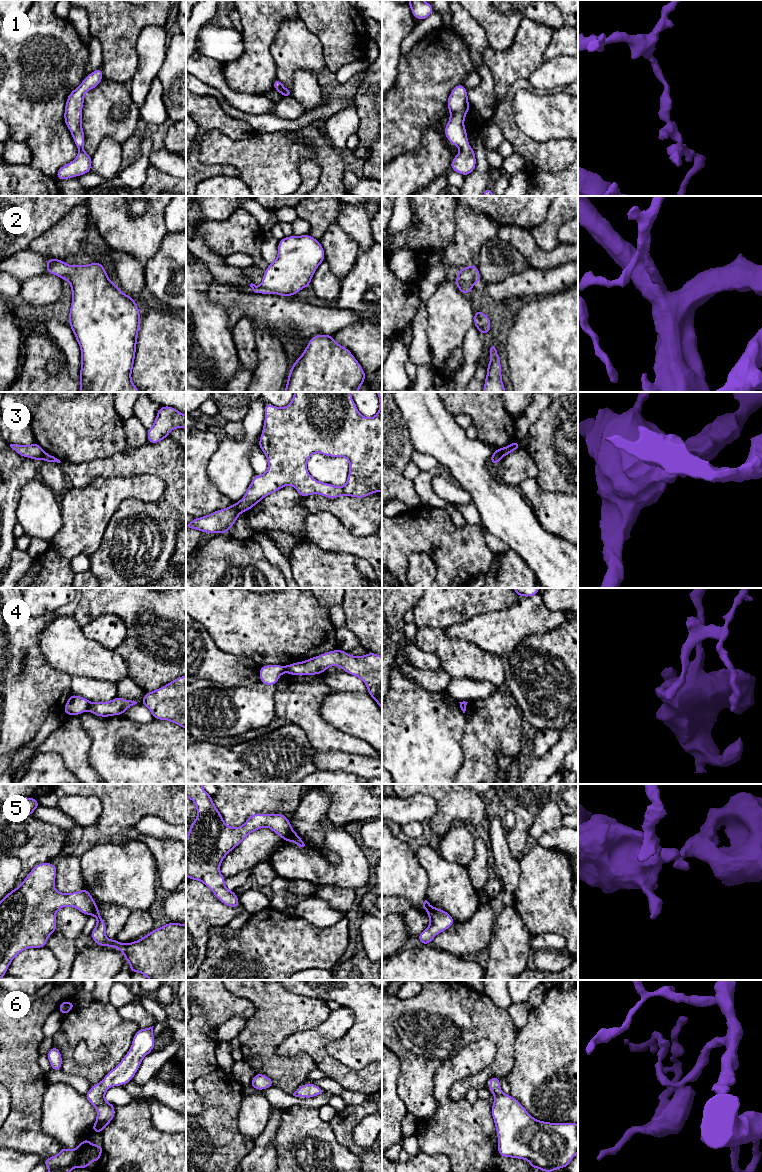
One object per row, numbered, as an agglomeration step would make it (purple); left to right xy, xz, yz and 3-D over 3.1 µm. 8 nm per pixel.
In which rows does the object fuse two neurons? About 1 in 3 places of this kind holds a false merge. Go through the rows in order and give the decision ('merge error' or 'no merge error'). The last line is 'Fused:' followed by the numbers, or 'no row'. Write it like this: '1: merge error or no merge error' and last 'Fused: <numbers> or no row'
1: no merge error
2: no merge error
3: merge error
4: merge error
5: merge error
6: no merge error
Fused: 3, 4, 5

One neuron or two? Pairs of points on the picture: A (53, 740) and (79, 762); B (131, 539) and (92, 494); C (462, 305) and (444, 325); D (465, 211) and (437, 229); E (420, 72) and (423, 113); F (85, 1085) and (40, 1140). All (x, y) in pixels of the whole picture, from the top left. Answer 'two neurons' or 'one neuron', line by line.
A: one neuron
B: two neurons
C: one neuron
D: two neurons
E: one neuron
F: two neurons

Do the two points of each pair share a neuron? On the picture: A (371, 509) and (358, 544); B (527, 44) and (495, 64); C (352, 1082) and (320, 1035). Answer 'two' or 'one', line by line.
A: two
B: one
C: one

